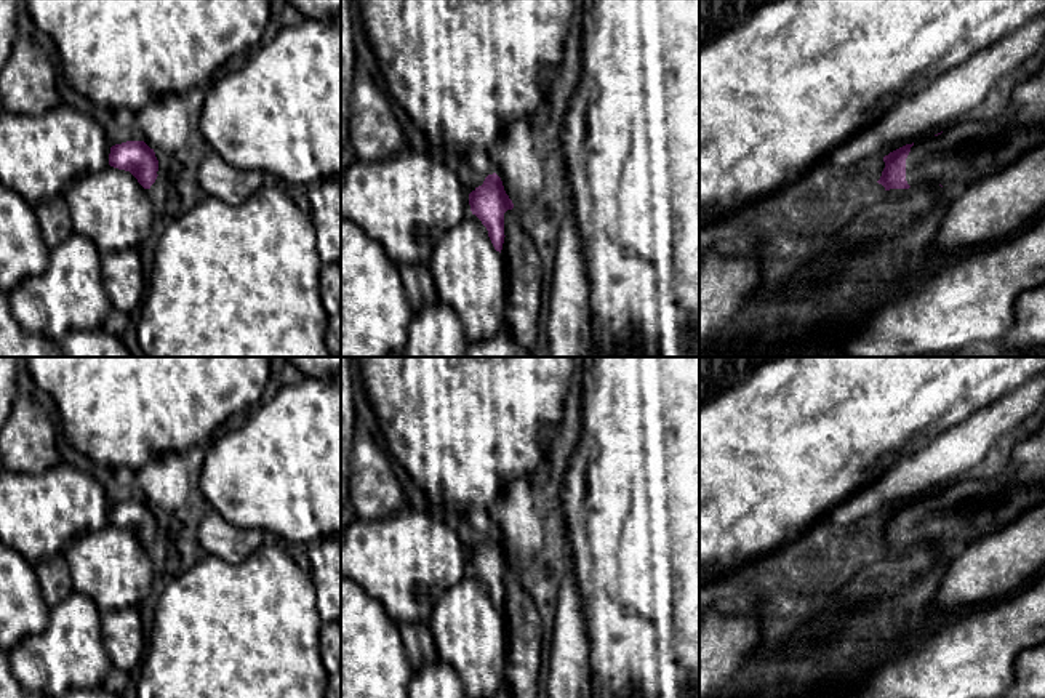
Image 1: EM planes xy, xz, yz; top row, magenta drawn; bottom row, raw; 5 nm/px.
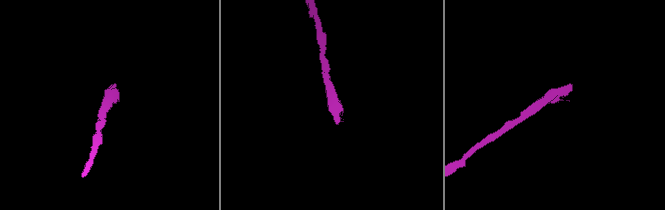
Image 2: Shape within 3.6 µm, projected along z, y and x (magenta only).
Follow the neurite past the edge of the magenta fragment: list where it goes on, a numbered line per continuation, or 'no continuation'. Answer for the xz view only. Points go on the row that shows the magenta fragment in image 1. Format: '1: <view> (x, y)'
1: xz (524, 268)

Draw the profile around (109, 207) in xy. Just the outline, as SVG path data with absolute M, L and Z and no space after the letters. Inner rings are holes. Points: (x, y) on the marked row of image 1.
M104 166L96 173L88 173L75 179L66 192L74 232L88 237L101 256L115 251L139 248L152 235L155 211L147 189L125 170Z

